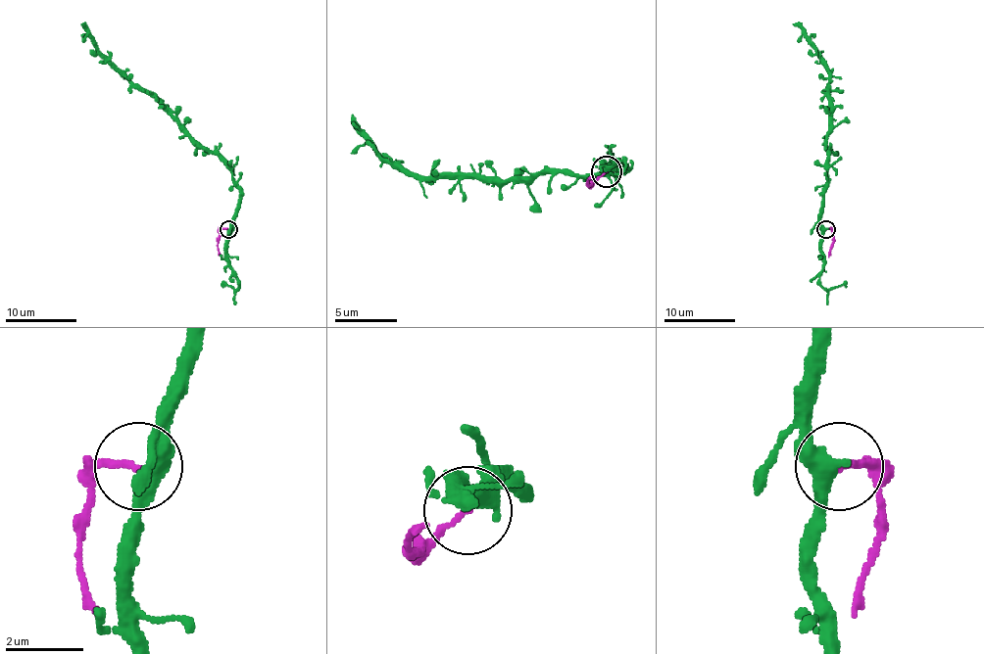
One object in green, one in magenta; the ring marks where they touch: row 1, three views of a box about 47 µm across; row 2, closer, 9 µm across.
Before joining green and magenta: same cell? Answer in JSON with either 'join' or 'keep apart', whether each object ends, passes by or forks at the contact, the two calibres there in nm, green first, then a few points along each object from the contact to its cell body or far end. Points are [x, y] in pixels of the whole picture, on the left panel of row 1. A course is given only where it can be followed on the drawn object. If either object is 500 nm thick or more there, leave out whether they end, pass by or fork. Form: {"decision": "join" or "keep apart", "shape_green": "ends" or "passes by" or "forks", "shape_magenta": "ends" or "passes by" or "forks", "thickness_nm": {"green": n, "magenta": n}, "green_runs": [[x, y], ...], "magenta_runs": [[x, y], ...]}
{"decision": "keep apart", "shape_green": "passes by", "shape_magenta": "ends", "thickness_nm": {"green": 420, "magenta": 160}, "green_runs": [[227, 229], [233, 224], [240, 194], [233, 172], [154, 99], [138, 90], [99, 50], [82, 23]], "magenta_runs": [[227, 229], [219, 233], [217, 247], [221, 256]]}

